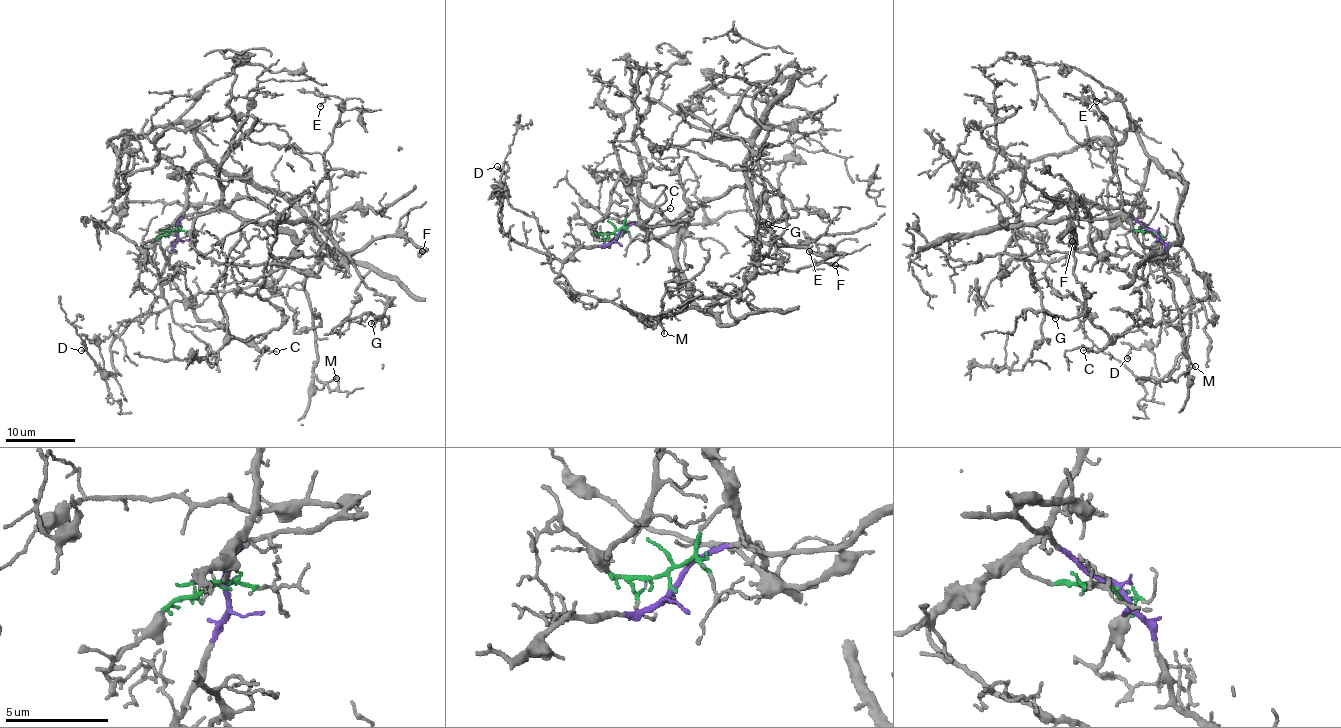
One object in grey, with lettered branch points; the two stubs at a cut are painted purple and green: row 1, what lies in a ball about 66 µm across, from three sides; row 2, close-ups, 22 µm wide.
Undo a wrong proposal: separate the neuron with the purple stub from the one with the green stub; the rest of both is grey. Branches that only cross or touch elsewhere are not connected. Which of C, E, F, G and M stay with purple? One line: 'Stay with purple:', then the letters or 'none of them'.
Stay with purple: E, F, G, M

